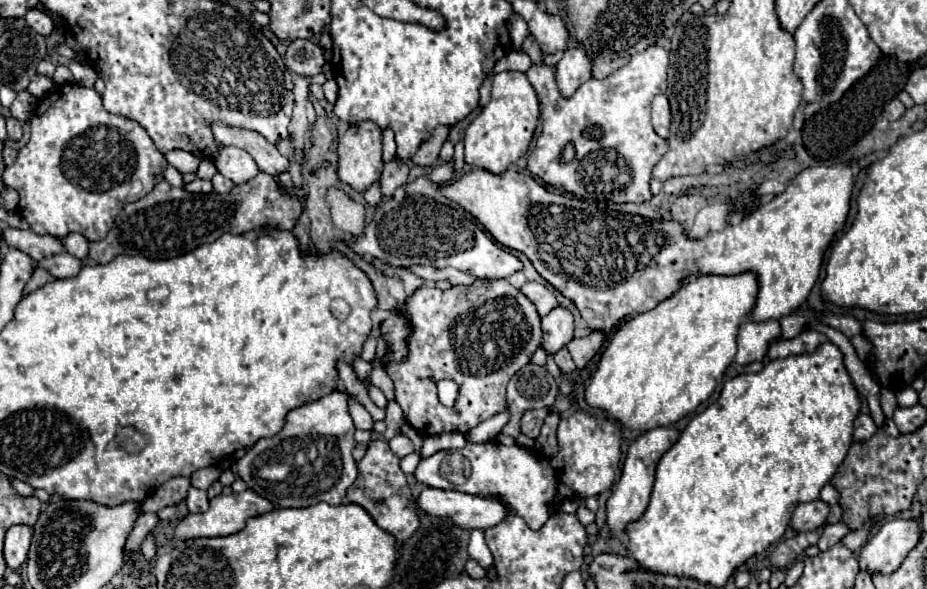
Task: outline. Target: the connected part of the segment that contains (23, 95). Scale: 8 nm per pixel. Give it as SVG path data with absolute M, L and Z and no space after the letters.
M20 91L20 93L16 95L16 101L10 105L10 115L16 117L16 119L24 125L24 123L28 121L28 115L34 111L36 103L38 103L38 99L36 99L32 93Z

